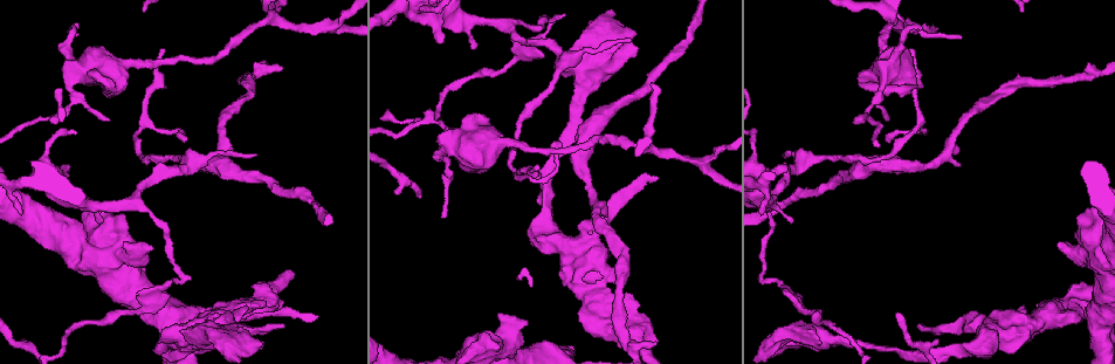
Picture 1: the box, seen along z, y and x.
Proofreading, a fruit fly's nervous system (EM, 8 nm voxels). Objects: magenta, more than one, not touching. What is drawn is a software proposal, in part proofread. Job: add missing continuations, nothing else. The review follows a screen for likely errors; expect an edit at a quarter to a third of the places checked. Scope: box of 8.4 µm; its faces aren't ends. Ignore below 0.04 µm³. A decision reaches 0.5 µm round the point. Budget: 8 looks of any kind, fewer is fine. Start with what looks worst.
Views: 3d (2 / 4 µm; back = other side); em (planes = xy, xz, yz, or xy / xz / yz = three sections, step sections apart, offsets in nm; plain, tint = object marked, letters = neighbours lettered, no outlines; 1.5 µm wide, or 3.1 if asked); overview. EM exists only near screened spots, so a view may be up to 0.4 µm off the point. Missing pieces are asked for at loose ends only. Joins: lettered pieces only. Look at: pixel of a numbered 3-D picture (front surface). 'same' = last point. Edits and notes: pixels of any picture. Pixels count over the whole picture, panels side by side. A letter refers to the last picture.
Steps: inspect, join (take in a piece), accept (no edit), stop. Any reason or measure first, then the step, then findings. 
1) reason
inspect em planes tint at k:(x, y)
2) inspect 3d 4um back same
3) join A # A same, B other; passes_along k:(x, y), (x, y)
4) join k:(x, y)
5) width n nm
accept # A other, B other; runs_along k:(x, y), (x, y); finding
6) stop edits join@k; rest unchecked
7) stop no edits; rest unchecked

thin end
inspect 3d 4um at 1:(958, 165)

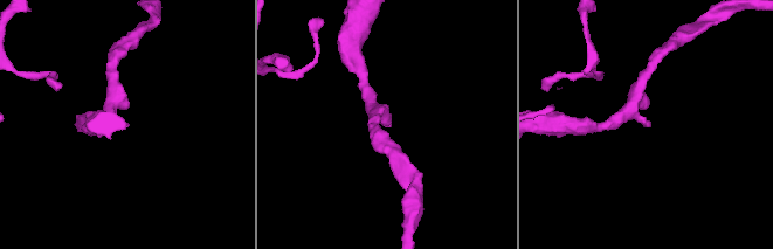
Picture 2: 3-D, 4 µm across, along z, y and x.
inspect em planes plain at 2:(388, 126)

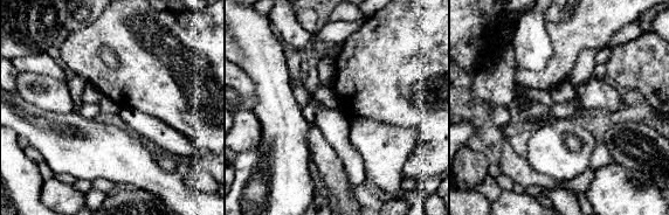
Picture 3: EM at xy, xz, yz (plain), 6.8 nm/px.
what lies round it
inspect em planes letters same

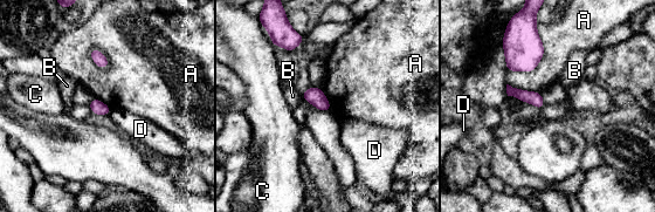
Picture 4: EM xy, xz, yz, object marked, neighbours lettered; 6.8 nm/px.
longest_contact A 360 nm
accept # A other, B other, C other, D other; none of them fits

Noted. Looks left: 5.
an open end
inspect 3d 4um at 1:(921, 327)

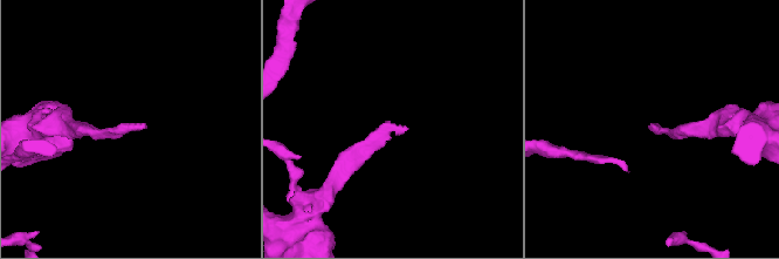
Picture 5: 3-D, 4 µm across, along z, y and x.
need the tissue
inspect em planes letters at 5:(656, 126)

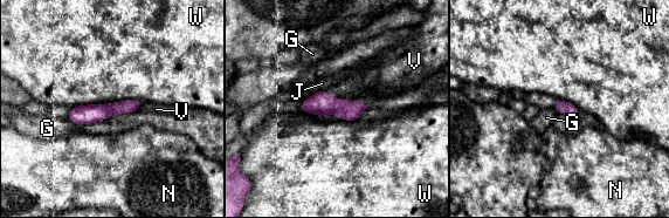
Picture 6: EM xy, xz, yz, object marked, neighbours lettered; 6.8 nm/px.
width 90 nm
join V # G other, J other, N other, V same, W other; passes_along 6:(321, 103), (346, 100), (360, 86); the neuron continues

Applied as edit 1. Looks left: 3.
inspect overview

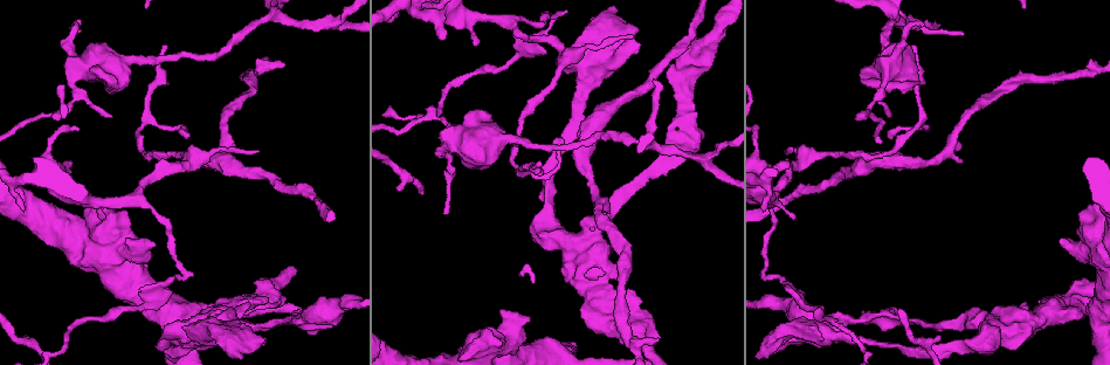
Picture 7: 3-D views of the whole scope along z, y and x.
thin end
inspect em xy step 4 tint at 7:(110, 114)

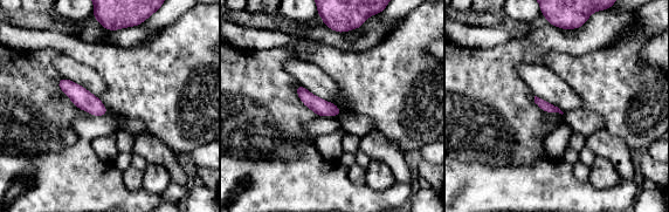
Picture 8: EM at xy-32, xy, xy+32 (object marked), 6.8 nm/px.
another direction
inspect em planes letters same

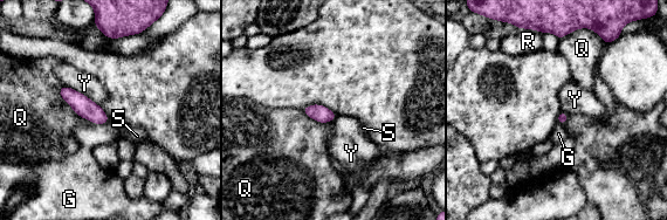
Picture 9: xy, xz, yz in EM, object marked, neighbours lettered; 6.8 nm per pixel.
accept # G other, Q other, R other, S other, Y other; border 9:(64, 84), (82, 93), (98, 105); none of them fits

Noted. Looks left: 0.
stop edits join@6; rest unchecked

